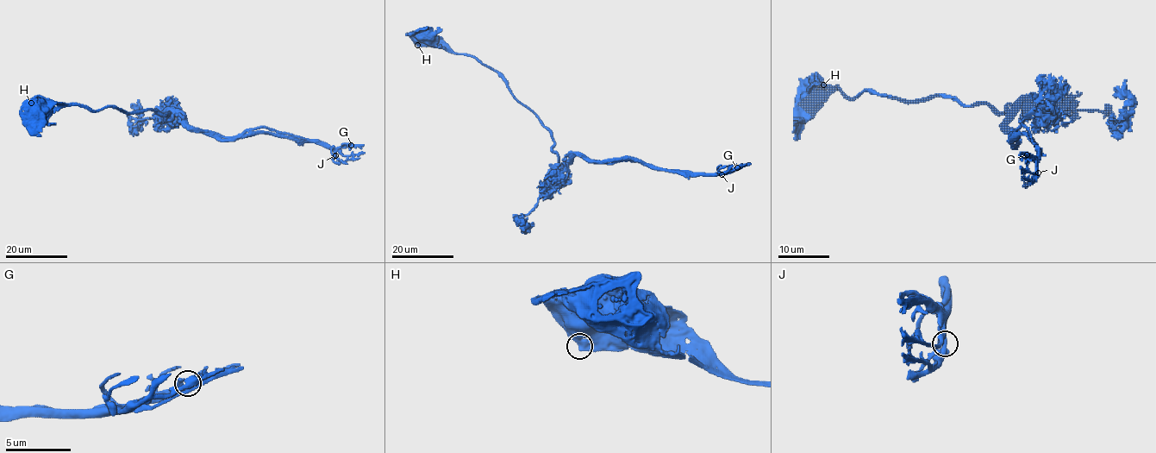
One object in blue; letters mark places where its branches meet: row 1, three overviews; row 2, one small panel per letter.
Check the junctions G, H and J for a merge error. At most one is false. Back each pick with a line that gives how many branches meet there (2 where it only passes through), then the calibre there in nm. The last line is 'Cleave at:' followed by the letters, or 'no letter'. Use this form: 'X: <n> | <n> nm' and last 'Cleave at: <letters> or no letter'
G: 4 | 400 nm
Cleave at: G

